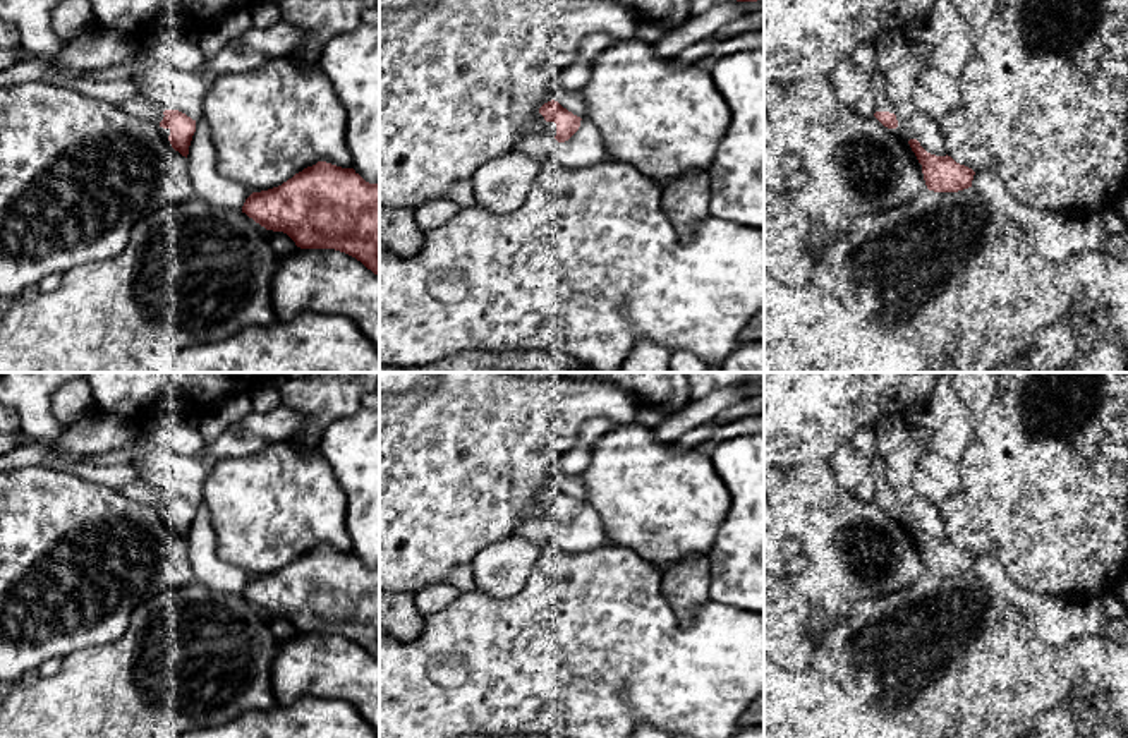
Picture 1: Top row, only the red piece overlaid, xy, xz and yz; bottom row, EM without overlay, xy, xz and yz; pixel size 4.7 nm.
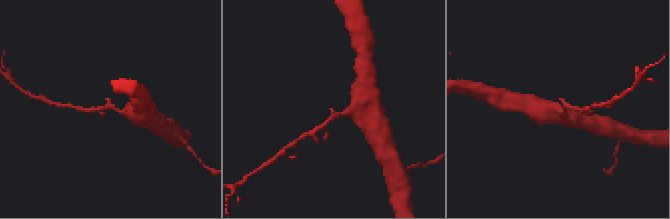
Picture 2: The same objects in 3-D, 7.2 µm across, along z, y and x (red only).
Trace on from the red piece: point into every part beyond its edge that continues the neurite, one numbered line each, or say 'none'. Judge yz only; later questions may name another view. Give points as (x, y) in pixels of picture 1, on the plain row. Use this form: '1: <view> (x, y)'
1: yz (883, 488)

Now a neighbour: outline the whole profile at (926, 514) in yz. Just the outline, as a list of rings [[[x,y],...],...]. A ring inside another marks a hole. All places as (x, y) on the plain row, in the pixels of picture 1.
[[[915,494],[910,499],[910,510],[915,523],[920,527],[920,530],[936,541],[946,541],[946,530],[944,522],[939,511],[939,505],[925,499],[924,496]]]

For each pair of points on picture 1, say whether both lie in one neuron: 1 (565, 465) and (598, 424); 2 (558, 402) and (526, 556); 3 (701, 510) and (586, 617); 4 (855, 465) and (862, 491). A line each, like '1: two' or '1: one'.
1: one
2: two
3: two
4: one

